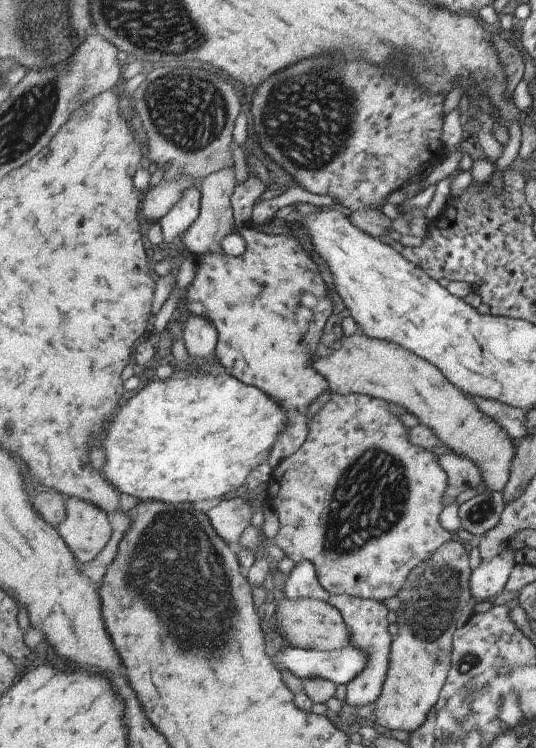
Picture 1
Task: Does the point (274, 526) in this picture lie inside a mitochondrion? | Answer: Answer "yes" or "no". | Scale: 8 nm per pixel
no

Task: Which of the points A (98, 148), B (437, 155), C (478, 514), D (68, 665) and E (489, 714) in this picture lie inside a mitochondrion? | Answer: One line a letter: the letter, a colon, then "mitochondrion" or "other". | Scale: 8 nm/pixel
A: other
B: other
C: mitochondrion
D: other
E: mitochondrion

